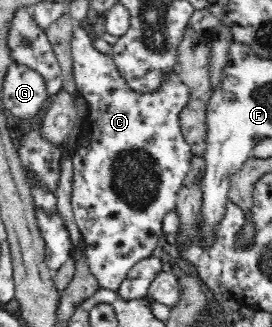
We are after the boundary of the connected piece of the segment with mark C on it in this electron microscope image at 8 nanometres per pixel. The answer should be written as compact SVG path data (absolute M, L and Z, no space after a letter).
M83 25L75 27L73 29L73 35L71 35L71 63L73 80L75 80L75 88L81 97L84 98L88 105L88 113L85 116L87 123L83 123L83 135L91 135L87 139L79 139L79 145L76 154L74 155L73 162L73 190L71 193L71 206L73 216L77 227L80 229L80 235L82 236L84 255L87 258L87 266L89 266L89 272L95 276L95 279L99 282L99 287L118 291L121 282L127 277L129 270L141 260L147 257L151 257L153 251L157 248L159 239L163 235L163 220L167 213L176 210L176 199L181 188L184 185L184 179L189 174L191 169L191 146L185 141L183 133L181 133L181 127L179 125L179 115L181 109L189 103L189 87L187 87L181 78L176 74L173 69L165 71L161 75L161 85L157 91L149 91L149 93L143 93L142 91L135 91L129 87L129 84L123 79L118 67L113 61L112 54L104 54L97 52L95 46L93 46L93 39L87 34L87 30L83 28Z

